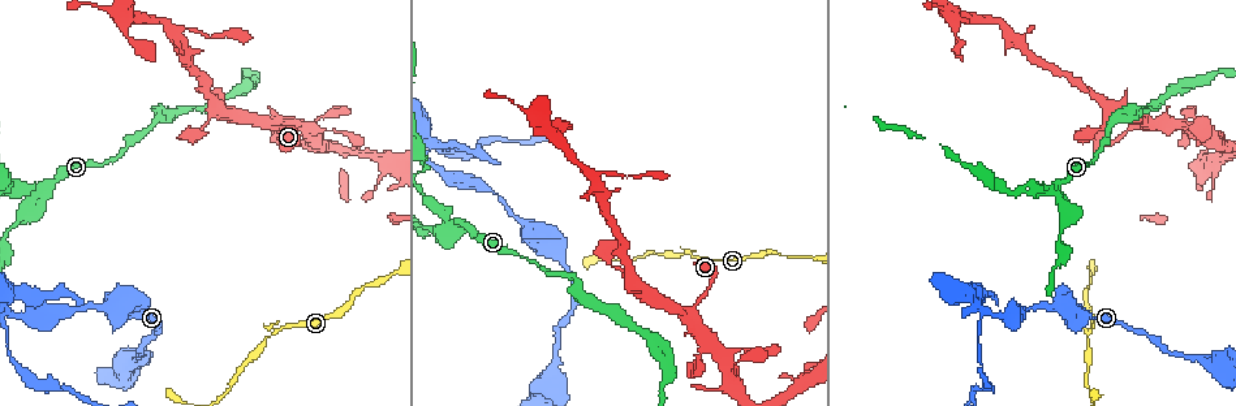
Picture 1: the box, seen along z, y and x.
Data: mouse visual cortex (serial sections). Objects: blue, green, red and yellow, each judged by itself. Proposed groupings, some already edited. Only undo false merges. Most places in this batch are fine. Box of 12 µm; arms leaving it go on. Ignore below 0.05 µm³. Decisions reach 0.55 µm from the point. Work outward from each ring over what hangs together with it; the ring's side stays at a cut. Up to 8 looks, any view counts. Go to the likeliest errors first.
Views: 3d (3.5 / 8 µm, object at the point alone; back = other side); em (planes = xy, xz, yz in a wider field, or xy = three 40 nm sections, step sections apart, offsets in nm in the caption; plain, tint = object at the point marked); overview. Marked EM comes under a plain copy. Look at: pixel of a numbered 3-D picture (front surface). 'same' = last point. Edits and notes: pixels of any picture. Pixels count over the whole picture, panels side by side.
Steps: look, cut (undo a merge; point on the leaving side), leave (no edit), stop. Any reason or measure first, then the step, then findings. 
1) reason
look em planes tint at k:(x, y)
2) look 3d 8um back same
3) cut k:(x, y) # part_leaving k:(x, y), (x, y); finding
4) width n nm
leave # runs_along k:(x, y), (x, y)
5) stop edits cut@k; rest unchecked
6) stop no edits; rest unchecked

a narrow waist
look 3d 3.5um at 1:(267, 337)

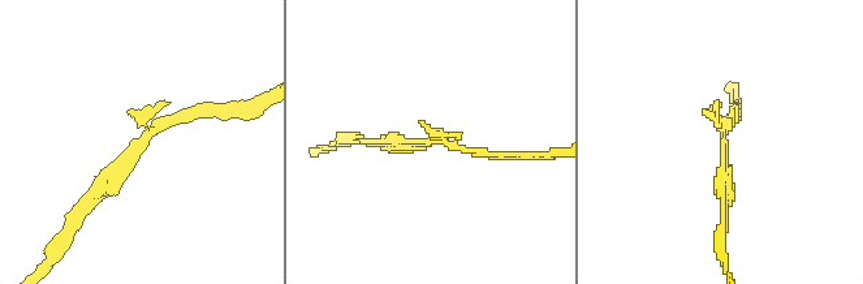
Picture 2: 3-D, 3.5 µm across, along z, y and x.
leave # runs_along 2:(218, 111), (165, 119), (86, 207); continuous, no second cell

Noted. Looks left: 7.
three-way junction
look 3d 3.5um at 1:(39, 190)

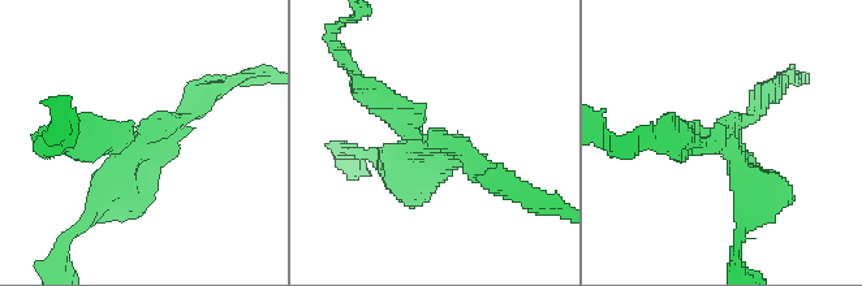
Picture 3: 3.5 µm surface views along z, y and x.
arms 3; arm_widths 200, 250, 350 nm
look em xy step 3 tint at 3:(139, 141)

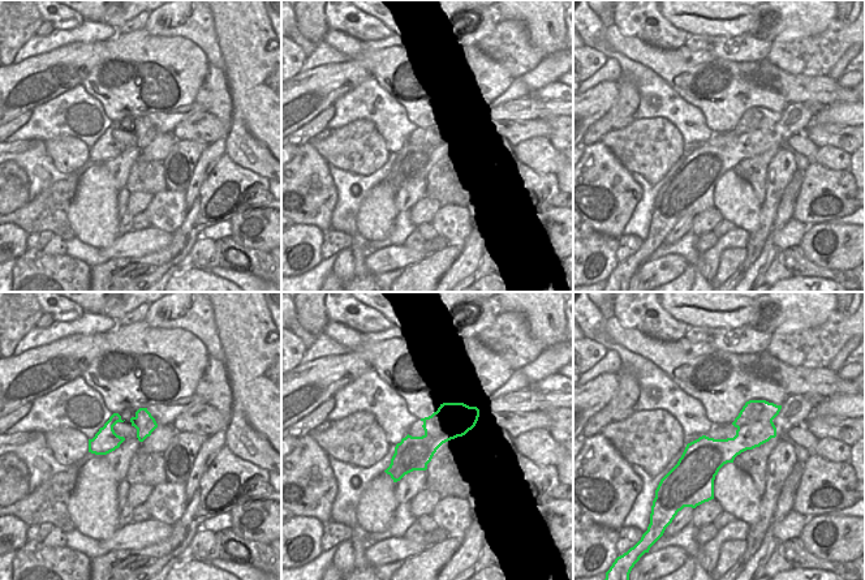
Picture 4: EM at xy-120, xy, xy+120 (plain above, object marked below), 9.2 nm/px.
leave # runs_along 4:(761, 403), (730, 449), (678, 473); one cell here

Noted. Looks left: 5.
calibre changes
look 3d 3.5um at 1:(593, 178)

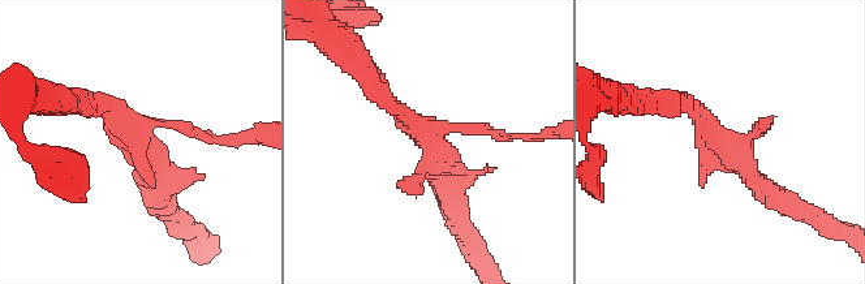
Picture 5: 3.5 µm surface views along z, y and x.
shape alone is not enough
look em xy step 3 tint at 5:(428, 132)

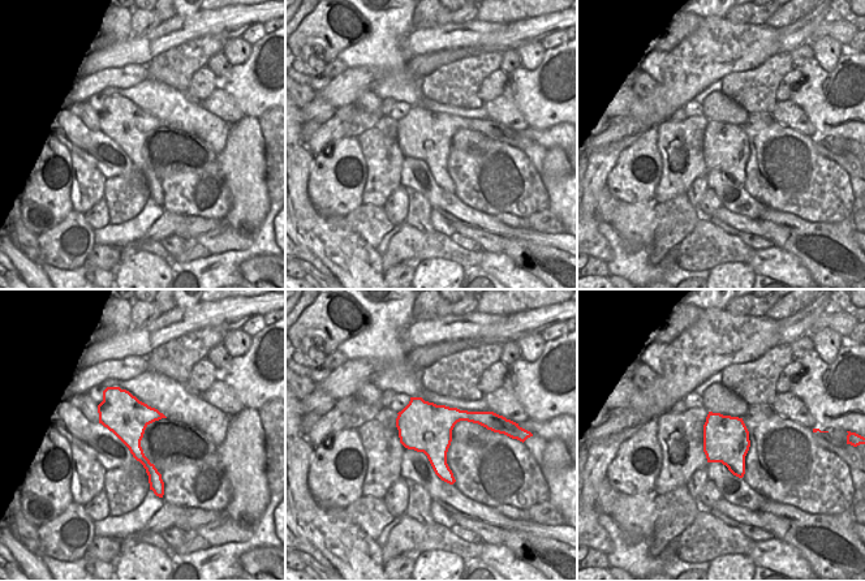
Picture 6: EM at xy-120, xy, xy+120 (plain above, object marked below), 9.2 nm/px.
leave # runs_along 5:(770, 194), (693, 107), (659, 103); all the same cell

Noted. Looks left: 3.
stop no edits; rest unchecked

